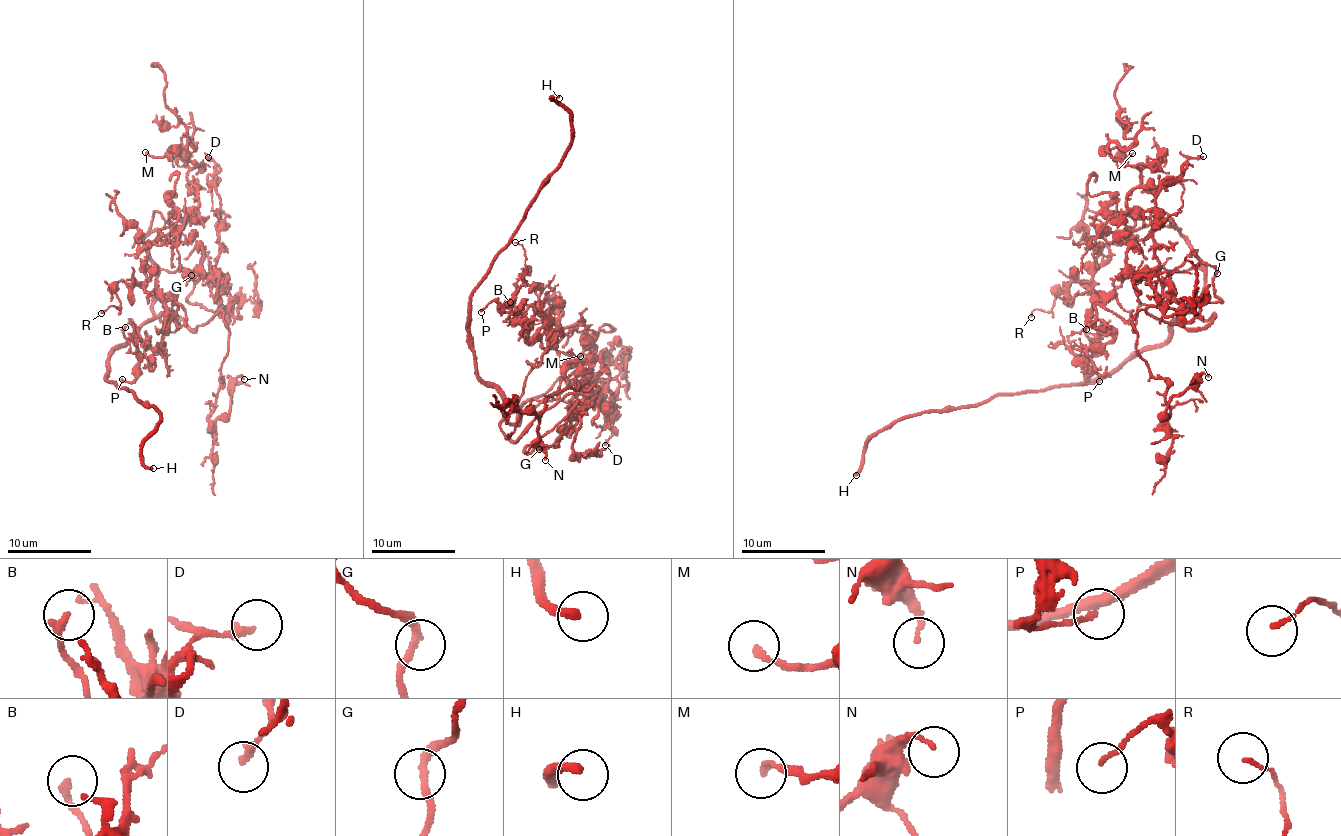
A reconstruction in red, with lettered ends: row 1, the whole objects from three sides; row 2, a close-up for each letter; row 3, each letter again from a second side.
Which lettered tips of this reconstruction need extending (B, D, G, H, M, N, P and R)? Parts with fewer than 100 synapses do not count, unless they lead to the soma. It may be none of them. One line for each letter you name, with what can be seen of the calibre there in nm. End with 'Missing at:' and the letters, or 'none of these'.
H: 280 nm
Missing at: H

